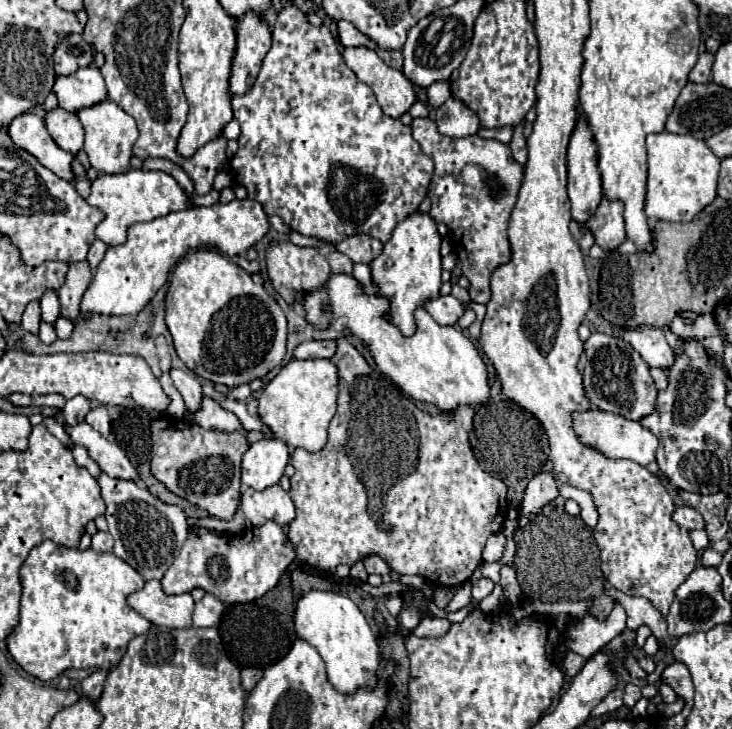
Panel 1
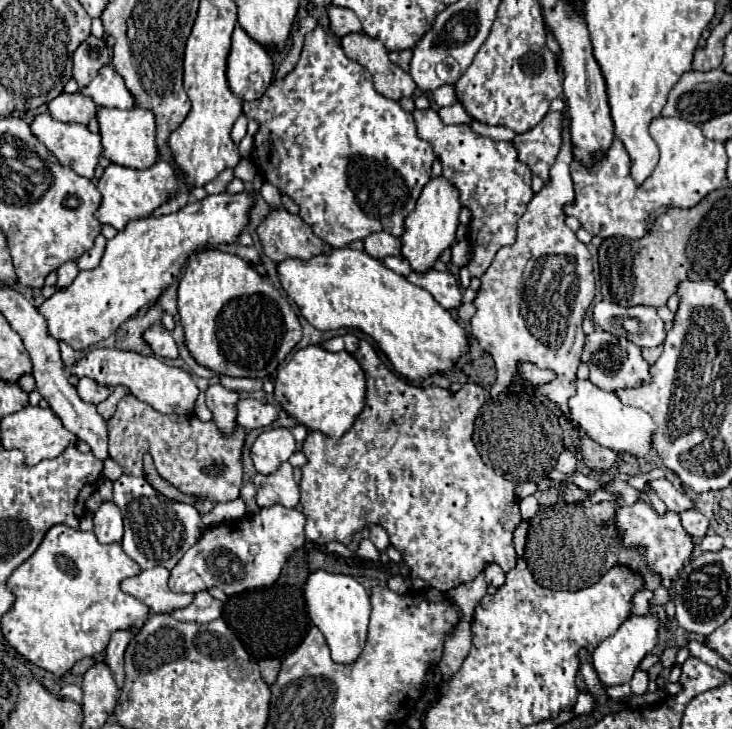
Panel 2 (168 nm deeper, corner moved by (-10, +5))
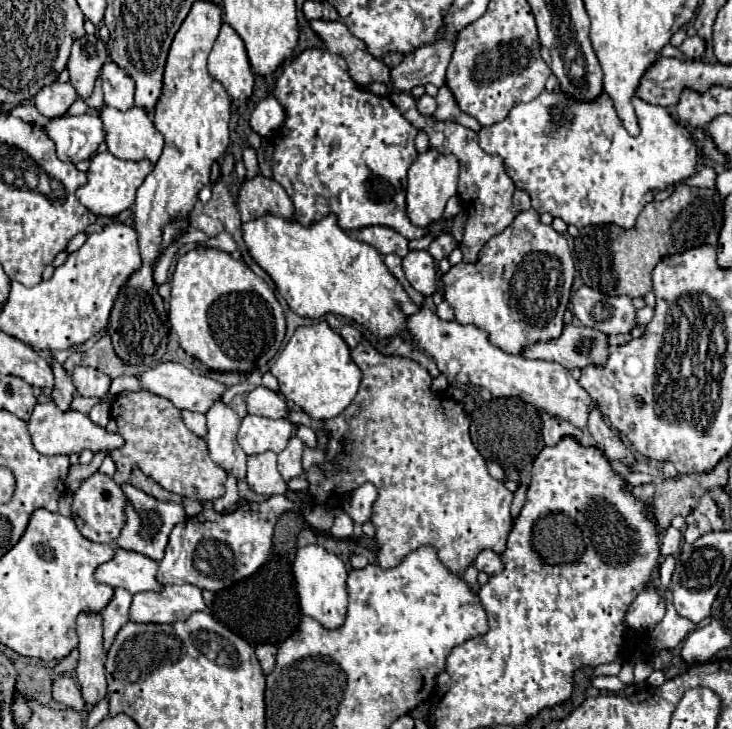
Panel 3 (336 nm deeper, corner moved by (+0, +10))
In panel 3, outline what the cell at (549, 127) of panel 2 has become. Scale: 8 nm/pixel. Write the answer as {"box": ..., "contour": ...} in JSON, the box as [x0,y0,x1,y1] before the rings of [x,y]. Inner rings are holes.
{"box":[479,88,703,230],"contour":[[[555,88],[551,94],[543,92],[527,104],[517,104],[503,122],[481,128],[479,146],[487,154],[499,154],[505,160],[507,174],[513,178],[517,188],[529,192],[531,204],[537,212],[549,212],[551,216],[559,216],[563,222],[577,228],[615,224],[631,230],[637,216],[653,201],[656,192],[685,182],[695,174],[699,158],[703,158],[699,146],[691,138],[691,130],[683,126],[667,108],[651,106],[641,98],[633,98],[633,108],[641,126],[641,134],[635,138],[623,128],[607,94],[601,94],[595,102],[585,104],[571,100]]]}

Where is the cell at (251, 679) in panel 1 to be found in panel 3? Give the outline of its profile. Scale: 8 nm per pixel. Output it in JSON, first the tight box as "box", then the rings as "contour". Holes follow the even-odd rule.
{"box":[255,644,277,674],"contour":[[[263,644],[263,646],[259,646],[259,648],[255,650],[255,654],[257,654],[257,660],[259,660],[259,664],[261,664],[263,674],[269,674],[269,672],[273,670],[273,666],[275,666],[277,646],[273,646],[273,644]]]}

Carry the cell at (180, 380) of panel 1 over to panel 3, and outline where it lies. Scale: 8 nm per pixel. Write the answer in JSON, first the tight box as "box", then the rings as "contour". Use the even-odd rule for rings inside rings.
{"box":[205,400,247,478],"contour":[[[217,400],[205,412],[205,416],[207,416],[207,430],[209,430],[205,442],[209,446],[211,458],[227,472],[233,472],[237,478],[245,478],[247,456],[237,444],[241,416],[223,400]]]}

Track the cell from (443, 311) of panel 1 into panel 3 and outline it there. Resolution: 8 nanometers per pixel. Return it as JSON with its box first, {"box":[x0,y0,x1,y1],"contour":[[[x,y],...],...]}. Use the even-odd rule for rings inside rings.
{"box":[403,250,437,296],"contour":[[[415,250],[403,258],[403,272],[409,284],[423,296],[433,296],[437,292],[437,270],[435,260],[429,252]]]}

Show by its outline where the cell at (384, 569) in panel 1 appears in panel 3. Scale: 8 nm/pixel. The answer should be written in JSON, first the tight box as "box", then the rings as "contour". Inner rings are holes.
{"box":[343,484,377,524],"contour":[[[363,484],[343,500],[343,510],[353,518],[355,524],[371,522],[371,506],[377,498],[373,484]]]}

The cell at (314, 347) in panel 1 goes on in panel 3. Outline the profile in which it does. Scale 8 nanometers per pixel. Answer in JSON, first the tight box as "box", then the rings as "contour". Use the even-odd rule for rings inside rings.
{"box":[339,326,361,348],"contour":[[[343,326],[343,328],[339,330],[339,334],[341,334],[341,338],[347,342],[349,348],[355,348],[355,346],[359,344],[359,340],[361,340],[361,332],[359,332],[357,328],[353,328],[353,326]]]}

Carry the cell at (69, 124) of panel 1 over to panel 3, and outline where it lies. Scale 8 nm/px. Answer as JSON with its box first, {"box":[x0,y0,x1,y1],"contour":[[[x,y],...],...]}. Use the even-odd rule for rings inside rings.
{"box":[35,82,77,118],"contour":[[[55,82],[51,86],[45,86],[35,96],[35,108],[47,118],[57,118],[63,116],[75,100],[77,100],[77,92],[69,82],[67,84]]]}

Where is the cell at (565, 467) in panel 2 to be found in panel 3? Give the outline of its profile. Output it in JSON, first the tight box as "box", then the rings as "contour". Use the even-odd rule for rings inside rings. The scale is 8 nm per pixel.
{"box":[541,414,585,446],"contour":[[[541,414],[541,420],[543,420],[543,440],[547,446],[555,446],[565,436],[571,436],[583,444],[583,438],[585,438],[583,430],[571,426],[569,422],[561,422],[557,418],[551,418],[549,414]]]}

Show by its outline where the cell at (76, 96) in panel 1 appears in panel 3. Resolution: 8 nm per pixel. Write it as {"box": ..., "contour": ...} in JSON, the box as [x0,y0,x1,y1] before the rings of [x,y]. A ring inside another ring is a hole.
{"box":[99,62,135,110],"contour":[[[113,62],[103,64],[99,76],[103,82],[103,94],[105,94],[107,106],[113,106],[117,110],[133,108],[135,84],[127,74],[123,74],[123,70],[117,64]]]}

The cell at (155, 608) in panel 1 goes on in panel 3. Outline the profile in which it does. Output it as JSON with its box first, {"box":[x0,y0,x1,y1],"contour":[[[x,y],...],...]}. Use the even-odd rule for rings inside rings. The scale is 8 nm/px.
{"box":[95,548,161,594],"contour":[[[117,548],[115,558],[101,564],[95,572],[97,582],[109,584],[113,588],[125,588],[131,594],[137,592],[157,592],[161,584],[155,578],[157,562],[129,550]]]}

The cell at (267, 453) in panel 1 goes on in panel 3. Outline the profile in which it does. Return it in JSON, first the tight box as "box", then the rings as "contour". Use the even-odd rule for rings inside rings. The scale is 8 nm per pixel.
{"box":[237,416,293,456],"contour":[[[245,416],[237,434],[237,442],[247,456],[263,454],[267,450],[281,452],[293,434],[289,420],[271,420],[263,416]]]}

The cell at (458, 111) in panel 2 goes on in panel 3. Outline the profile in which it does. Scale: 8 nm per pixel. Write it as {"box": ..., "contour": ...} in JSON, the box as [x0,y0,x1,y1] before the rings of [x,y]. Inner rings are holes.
{"box":[417,94,437,116],"contour":[[[423,94],[423,96],[417,100],[417,110],[419,110],[423,116],[433,116],[435,110],[437,110],[435,98],[431,98],[429,94]]]}

